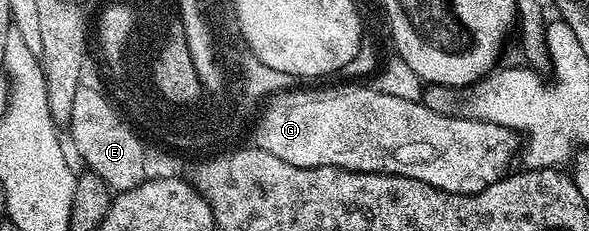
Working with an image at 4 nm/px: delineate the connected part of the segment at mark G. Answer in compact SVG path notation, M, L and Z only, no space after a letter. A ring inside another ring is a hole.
M351 81L339 85L343 87L327 87L324 91L290 89L276 94L262 108L254 124L254 146L260 147L265 153L273 153L273 157L281 157L281 161L289 161L289 165L340 167L378 175L404 175L454 195L481 193L481 189L493 185L512 170L511 162L514 159L516 162L521 139L508 127L502 127L500 123L487 123L483 119L464 117L462 114L442 115L441 112L426 107L423 101L387 95L375 85L358 85L358 82Z

